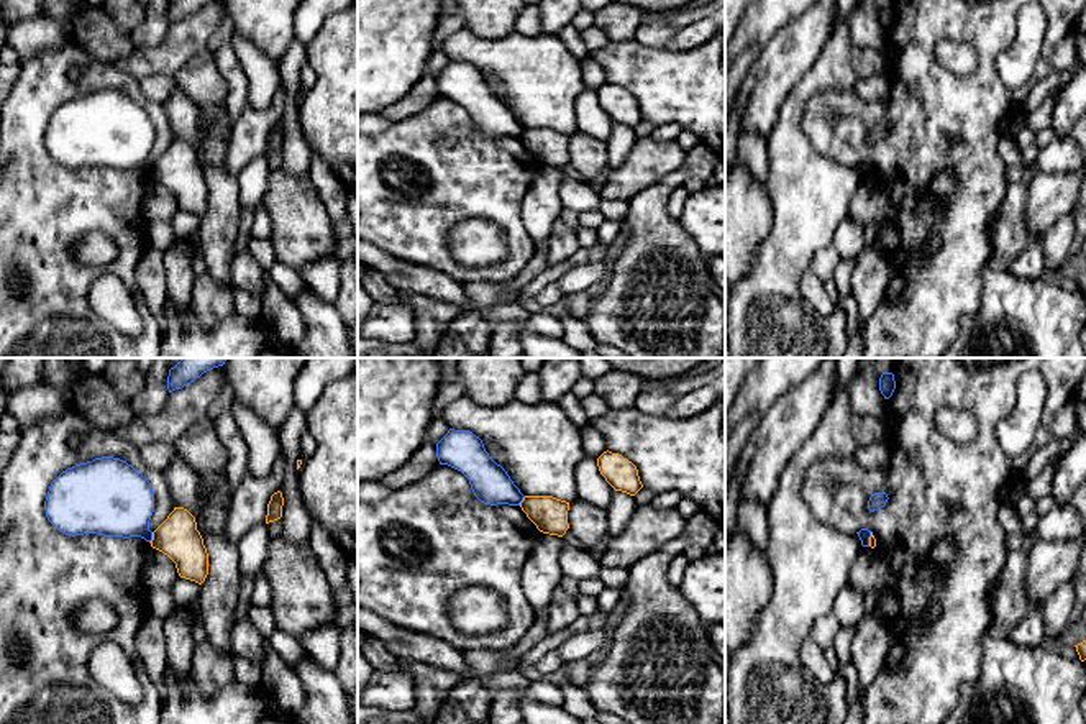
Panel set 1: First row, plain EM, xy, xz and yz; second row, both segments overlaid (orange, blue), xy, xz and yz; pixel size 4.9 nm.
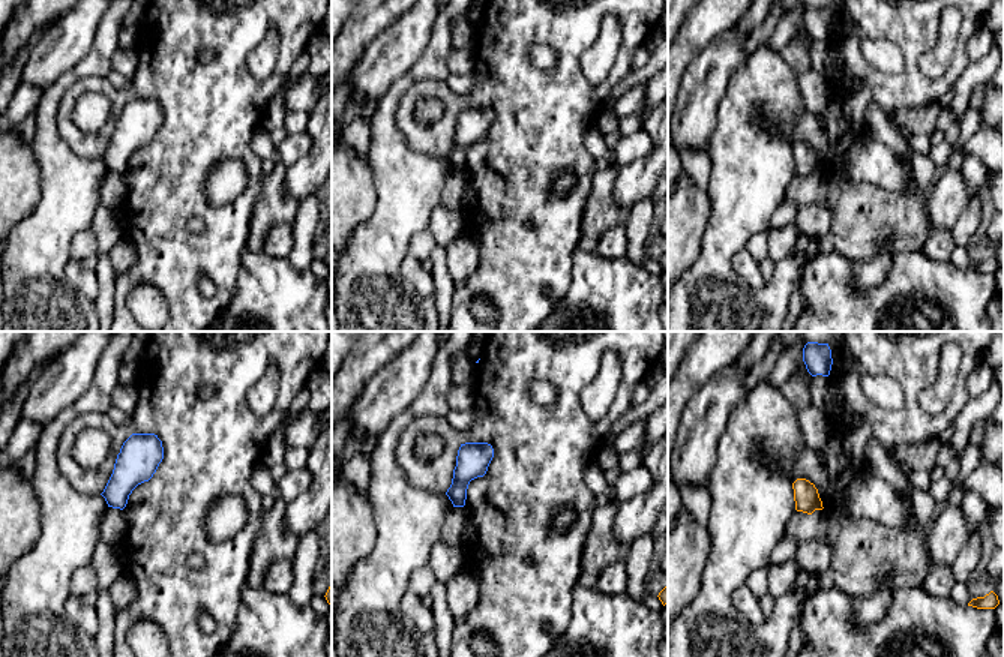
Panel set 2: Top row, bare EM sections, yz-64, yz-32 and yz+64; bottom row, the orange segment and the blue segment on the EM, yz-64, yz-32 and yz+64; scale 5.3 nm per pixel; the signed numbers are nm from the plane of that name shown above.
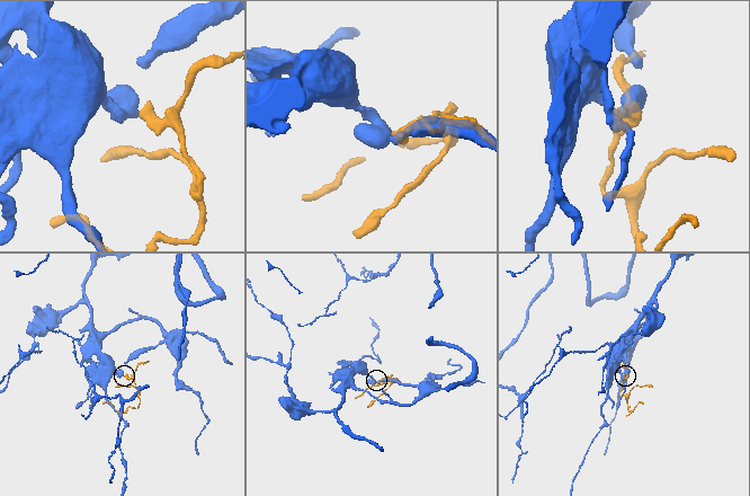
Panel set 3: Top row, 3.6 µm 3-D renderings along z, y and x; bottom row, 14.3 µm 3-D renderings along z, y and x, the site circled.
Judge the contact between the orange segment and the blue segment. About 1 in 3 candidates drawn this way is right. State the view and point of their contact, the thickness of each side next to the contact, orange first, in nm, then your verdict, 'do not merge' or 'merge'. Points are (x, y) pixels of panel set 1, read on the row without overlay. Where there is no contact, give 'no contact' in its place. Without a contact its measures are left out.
meets orange in xy at (153, 169); 200 nm thick on the orange side, 360 nm on the other; do not merge

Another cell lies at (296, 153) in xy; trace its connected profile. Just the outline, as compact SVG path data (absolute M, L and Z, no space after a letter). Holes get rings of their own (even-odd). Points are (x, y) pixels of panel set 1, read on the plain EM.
M294 38L281 64L281 85L285 90L281 125L284 130L281 158L284 171L297 179L310 179L310 146L302 133L299 120L297 92L300 90L300 69L307 62L305 46Z

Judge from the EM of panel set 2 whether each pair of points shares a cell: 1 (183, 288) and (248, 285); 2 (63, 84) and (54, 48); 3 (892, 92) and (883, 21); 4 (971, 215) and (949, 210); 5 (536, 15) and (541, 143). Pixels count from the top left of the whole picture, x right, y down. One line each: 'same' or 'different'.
1: different
2: different
3: same
4: different
5: same

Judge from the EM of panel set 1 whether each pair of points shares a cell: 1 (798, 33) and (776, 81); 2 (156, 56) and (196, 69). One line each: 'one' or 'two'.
1: one
2: two

